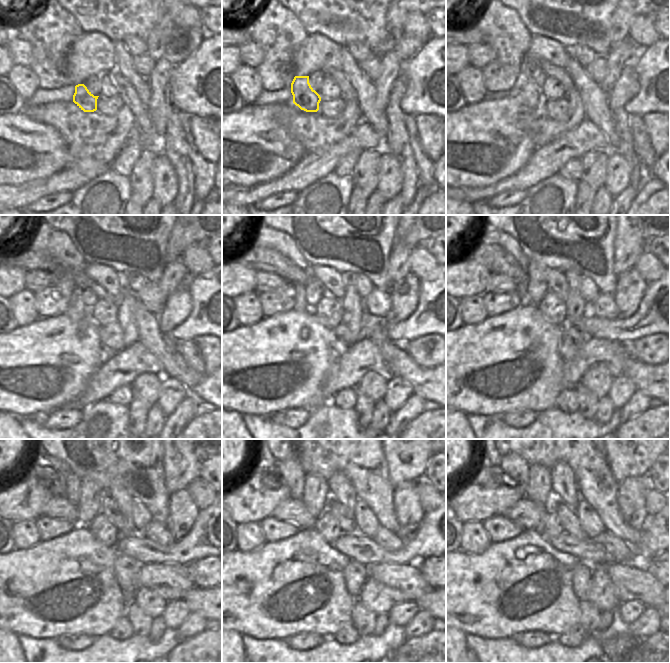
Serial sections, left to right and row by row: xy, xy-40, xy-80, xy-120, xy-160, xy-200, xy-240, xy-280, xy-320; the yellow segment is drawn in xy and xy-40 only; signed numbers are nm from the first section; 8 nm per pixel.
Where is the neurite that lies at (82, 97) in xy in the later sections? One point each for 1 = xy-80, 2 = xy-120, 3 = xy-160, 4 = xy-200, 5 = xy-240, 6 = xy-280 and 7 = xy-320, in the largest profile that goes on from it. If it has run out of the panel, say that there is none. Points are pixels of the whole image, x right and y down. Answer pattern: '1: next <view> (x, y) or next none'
1: next xy-80 (525, 89)
2: next xy-120 (76, 309)
3: next xy-160 (301, 305)
4: next xy-200 (521, 283)
5: next xy-240 (72, 482)
6: next xy-280 (293, 474)
7: next xy-320 (512, 465)

